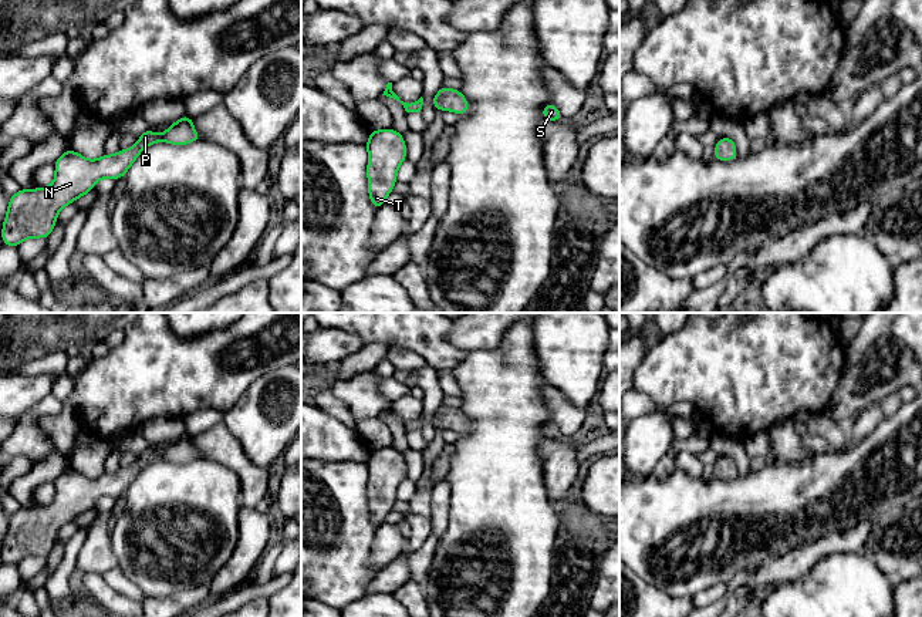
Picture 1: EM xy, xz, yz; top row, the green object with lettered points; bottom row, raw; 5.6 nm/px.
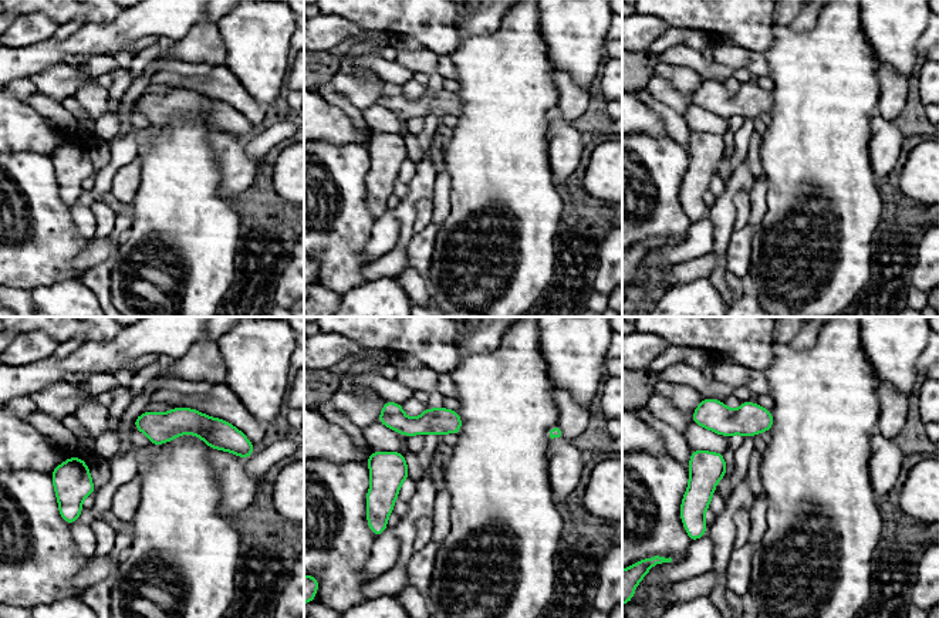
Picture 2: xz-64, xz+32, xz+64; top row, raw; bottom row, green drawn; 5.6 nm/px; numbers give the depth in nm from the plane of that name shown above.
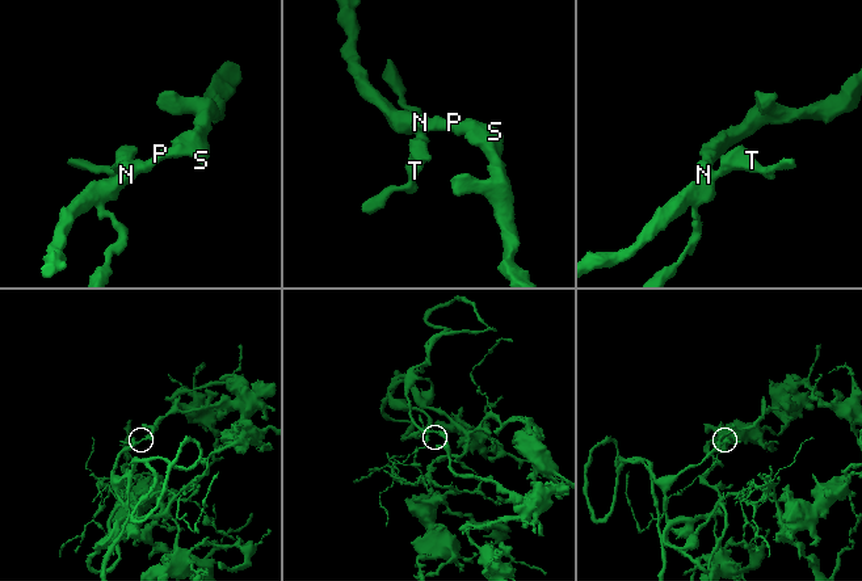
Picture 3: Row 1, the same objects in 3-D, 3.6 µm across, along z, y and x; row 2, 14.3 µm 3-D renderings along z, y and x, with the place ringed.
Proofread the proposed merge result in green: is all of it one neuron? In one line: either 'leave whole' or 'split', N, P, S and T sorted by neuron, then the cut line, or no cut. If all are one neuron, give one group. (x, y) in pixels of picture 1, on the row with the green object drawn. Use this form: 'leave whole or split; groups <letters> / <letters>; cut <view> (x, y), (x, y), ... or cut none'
leave whole; groups N P S T; cut none

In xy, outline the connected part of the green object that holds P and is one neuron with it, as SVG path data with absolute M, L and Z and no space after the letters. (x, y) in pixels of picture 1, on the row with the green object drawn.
M183 115L162 135L149 128L141 132L139 141L115 155L104 154L95 161L68 149L54 162L55 179L41 189L21 189L10 196L7 215L1 229L1 240L6 246L17 247L30 237L47 239L54 229L58 212L68 203L74 203L82 195L91 193L92 186L102 178L118 181L125 176L128 168L138 155L155 142L186 145L202 141L193 129L193 119Z

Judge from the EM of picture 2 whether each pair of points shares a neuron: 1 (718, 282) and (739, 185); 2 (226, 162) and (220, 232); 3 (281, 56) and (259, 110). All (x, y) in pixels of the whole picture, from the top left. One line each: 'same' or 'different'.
1: same
2: different
3: different

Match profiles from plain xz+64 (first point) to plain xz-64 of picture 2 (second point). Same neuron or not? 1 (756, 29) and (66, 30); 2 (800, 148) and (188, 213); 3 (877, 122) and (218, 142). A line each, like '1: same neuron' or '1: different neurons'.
1: different neurons
2: same neuron
3: same neuron

